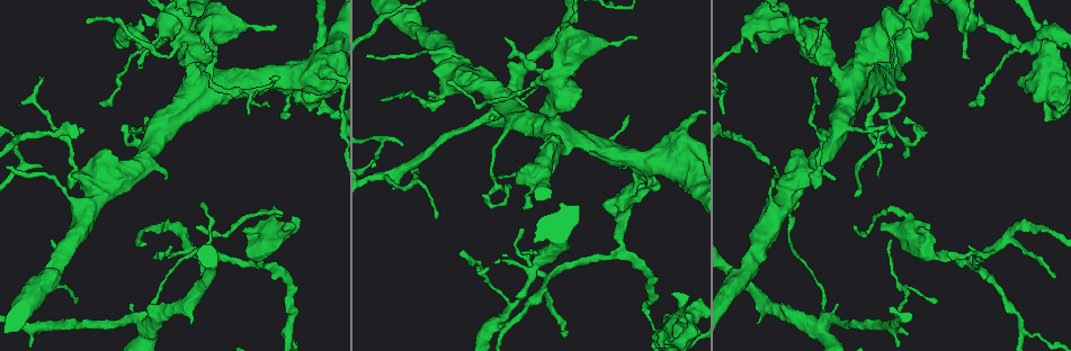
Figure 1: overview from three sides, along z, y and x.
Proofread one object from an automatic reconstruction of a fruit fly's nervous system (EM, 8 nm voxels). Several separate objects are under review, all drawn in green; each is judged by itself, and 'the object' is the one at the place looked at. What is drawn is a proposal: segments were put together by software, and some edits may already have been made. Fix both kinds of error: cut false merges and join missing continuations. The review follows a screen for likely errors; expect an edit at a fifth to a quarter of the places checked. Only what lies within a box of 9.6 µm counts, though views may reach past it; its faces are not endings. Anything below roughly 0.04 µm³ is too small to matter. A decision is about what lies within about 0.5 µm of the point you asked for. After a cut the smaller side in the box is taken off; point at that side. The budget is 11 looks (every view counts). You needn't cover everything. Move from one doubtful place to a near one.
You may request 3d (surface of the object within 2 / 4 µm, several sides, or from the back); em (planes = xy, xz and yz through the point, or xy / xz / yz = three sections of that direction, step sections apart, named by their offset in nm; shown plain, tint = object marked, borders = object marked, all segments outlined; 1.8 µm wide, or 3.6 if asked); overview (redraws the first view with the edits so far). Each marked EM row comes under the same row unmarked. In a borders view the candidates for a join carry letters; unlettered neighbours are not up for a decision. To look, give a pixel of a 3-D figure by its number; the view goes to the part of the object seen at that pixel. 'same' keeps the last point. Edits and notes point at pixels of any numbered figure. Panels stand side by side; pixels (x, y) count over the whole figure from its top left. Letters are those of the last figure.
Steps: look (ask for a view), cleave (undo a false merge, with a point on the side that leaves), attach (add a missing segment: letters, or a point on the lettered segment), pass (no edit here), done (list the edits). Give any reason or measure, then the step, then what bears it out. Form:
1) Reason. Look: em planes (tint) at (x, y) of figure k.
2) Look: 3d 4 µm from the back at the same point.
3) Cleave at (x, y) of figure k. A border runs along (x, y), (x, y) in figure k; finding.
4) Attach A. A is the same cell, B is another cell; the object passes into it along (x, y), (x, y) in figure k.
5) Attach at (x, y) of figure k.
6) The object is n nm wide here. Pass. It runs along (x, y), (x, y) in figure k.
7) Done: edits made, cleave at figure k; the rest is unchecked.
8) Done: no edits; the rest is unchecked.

Calibre changes. Look: 3d 2 µm from the back at (288, 333) of figure 1.

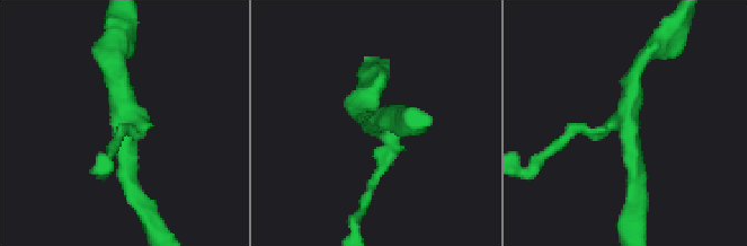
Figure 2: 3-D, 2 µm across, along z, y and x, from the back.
Look: em planes (tint) at (626, 116) of figure 2.

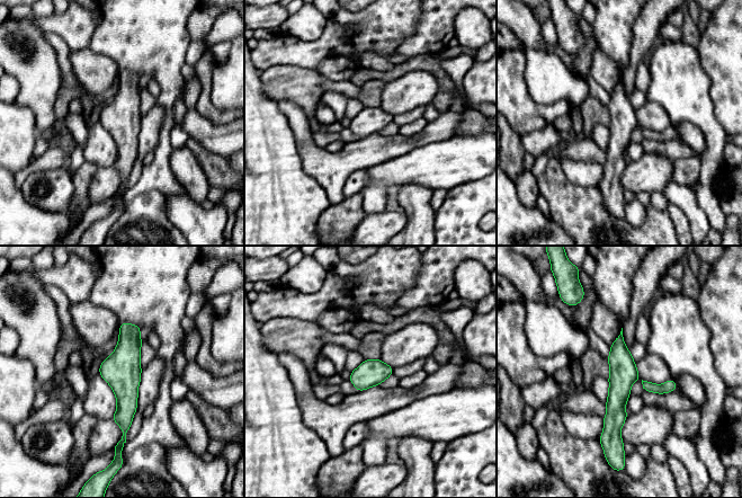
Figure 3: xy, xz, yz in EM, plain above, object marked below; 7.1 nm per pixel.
See the neighbours. Look: em planes (borders) at the same point.

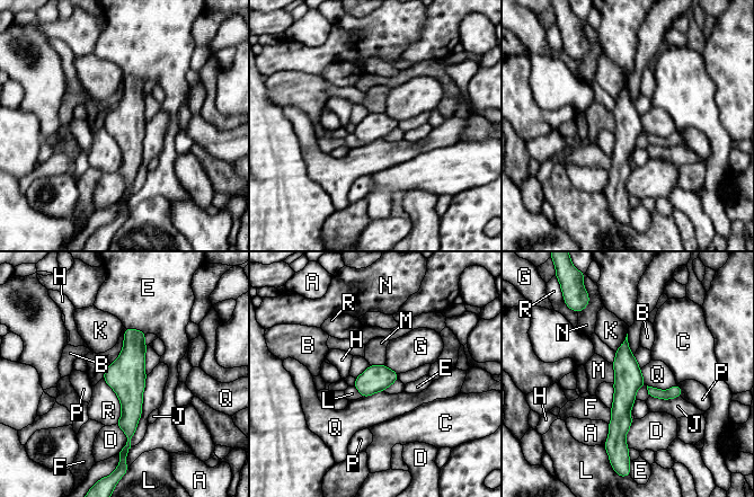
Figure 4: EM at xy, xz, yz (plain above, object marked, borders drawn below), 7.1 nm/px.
Pass. A, B, C, D, E, F, G, H, J, K, L, M, N, P, Q and R are other cells; a border runs along (103, 378), (120, 401), (115, 424) in figure 4; continuous, no second neuron.

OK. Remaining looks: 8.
Three-way junction. Look: em 3.6 µm xy step 16 (tint) at (621, 246) of figure 1.

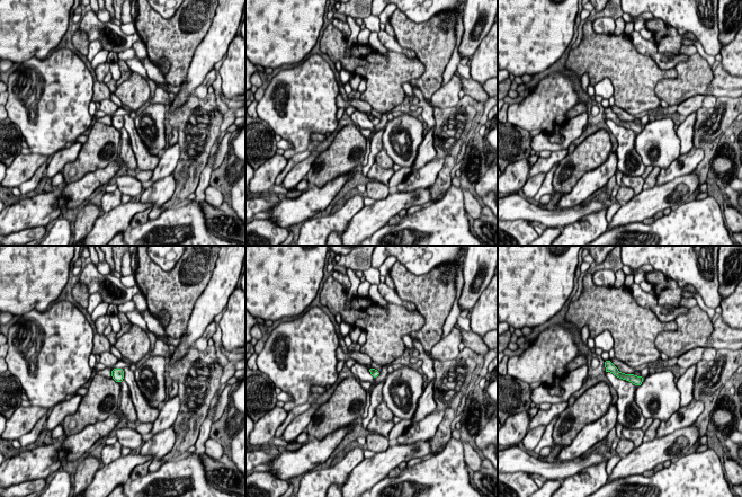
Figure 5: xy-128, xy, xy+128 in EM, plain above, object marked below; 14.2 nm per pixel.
Cut it another way. Look: em 3.6 µm yz step 16 (tint) at the same point.

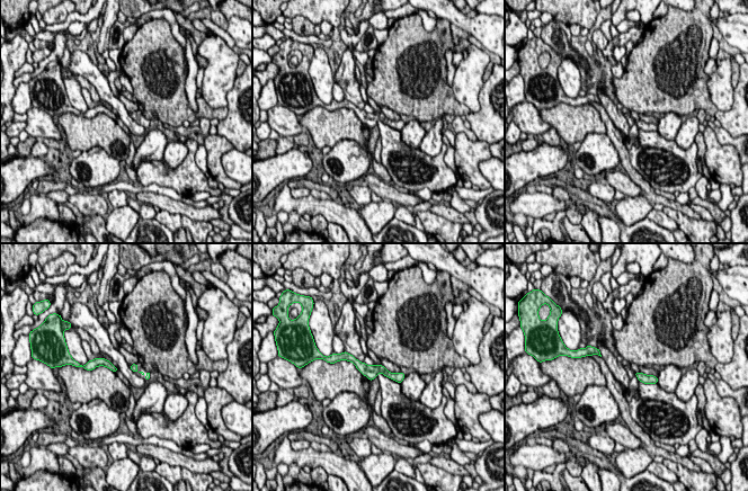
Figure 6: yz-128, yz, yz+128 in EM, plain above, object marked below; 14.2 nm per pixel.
See the neighbours. Look: em 3.6 µm yz step 16 (borders) at the same point.

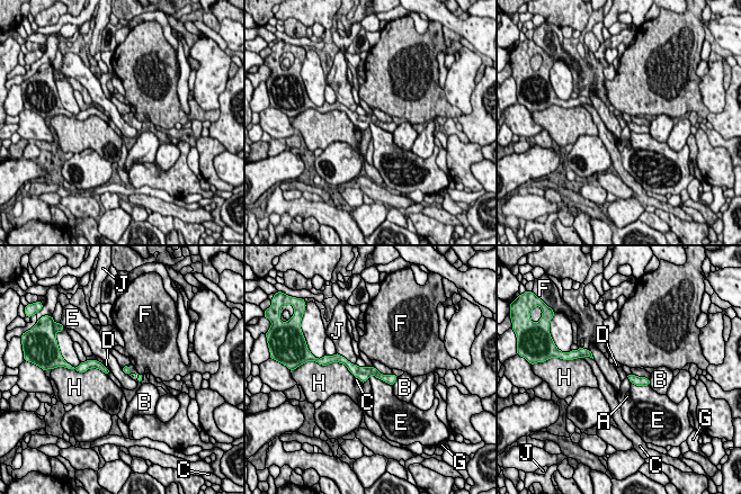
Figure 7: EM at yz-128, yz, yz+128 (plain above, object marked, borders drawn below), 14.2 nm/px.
The longest contact is with H, 400 nm. Pass. A, B, C, D, E, F, G, H and J are other cells; it runs along (341, 359), (357, 371), (392, 379) in figure 7; one neuron here.

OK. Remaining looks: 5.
Tapers out. Look: em xz step 8 (tint) at (890, 240) of figure 1.

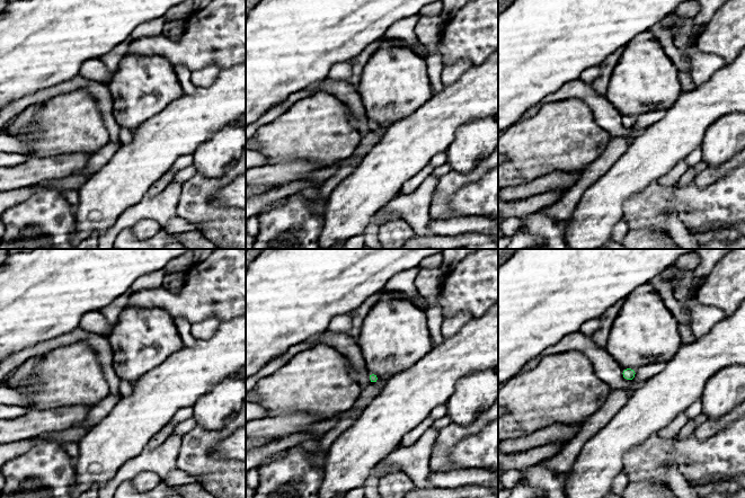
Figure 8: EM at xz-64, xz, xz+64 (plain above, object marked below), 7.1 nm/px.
Cut it another way. Look: em planes (tint) at the same point.

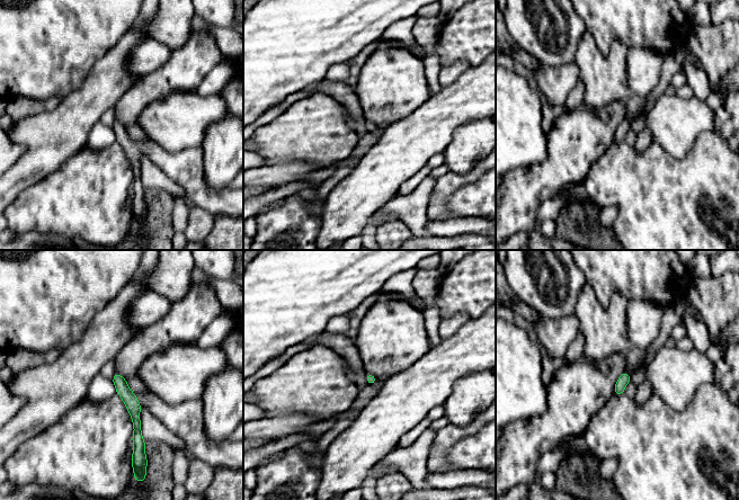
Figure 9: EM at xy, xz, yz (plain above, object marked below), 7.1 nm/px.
See the neighbours. Look: em planes (borders) at the same point.

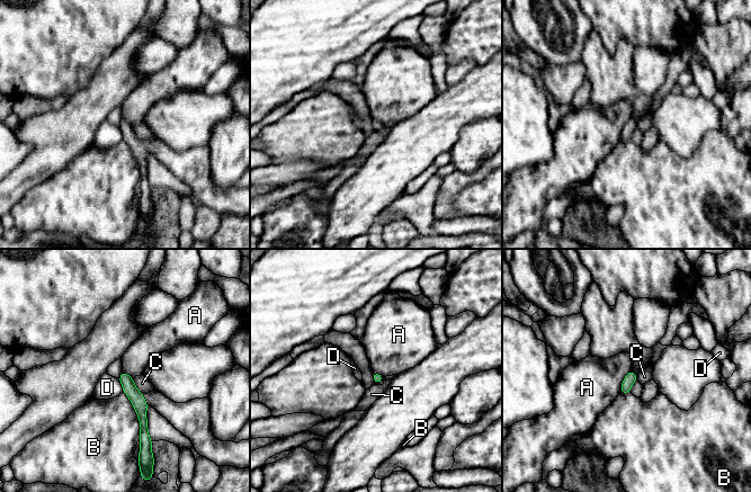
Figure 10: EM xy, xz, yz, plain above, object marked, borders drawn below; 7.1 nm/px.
Pass. A, B, C and D are other cells; it runs along (124, 375), (140, 404), (144, 439) in figure 10; no lettered segment goes on from it.

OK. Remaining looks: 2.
Thick turns thin. Look: 3d 4 µm at (556, 246) of figure 1.

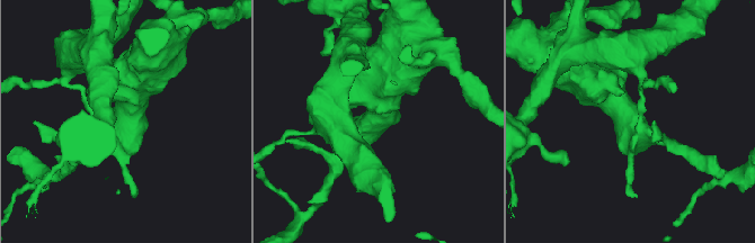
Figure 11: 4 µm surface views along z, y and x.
Now the EM. Look: em xy step 8 (borders) at (630, 124) of figure 11.

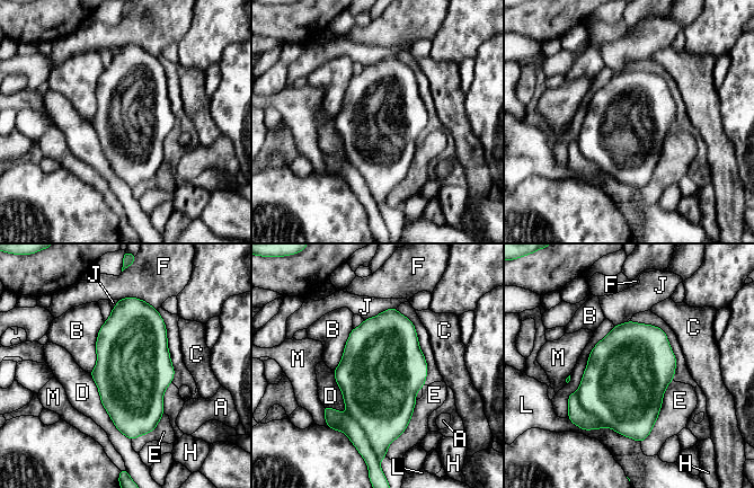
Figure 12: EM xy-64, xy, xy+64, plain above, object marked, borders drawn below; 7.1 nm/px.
The longest contact is with E, 500 nm. Cleave at (613, 388) of figure 12. A, B, C, D, E, F, H, J, L and M are other cells; a border runs along (576, 392), (579, 404), (608, 426) in figure 12; two neurons meet here.

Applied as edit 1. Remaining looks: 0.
Done: edits made, cleave at figure 12; the rest is unchecked.

